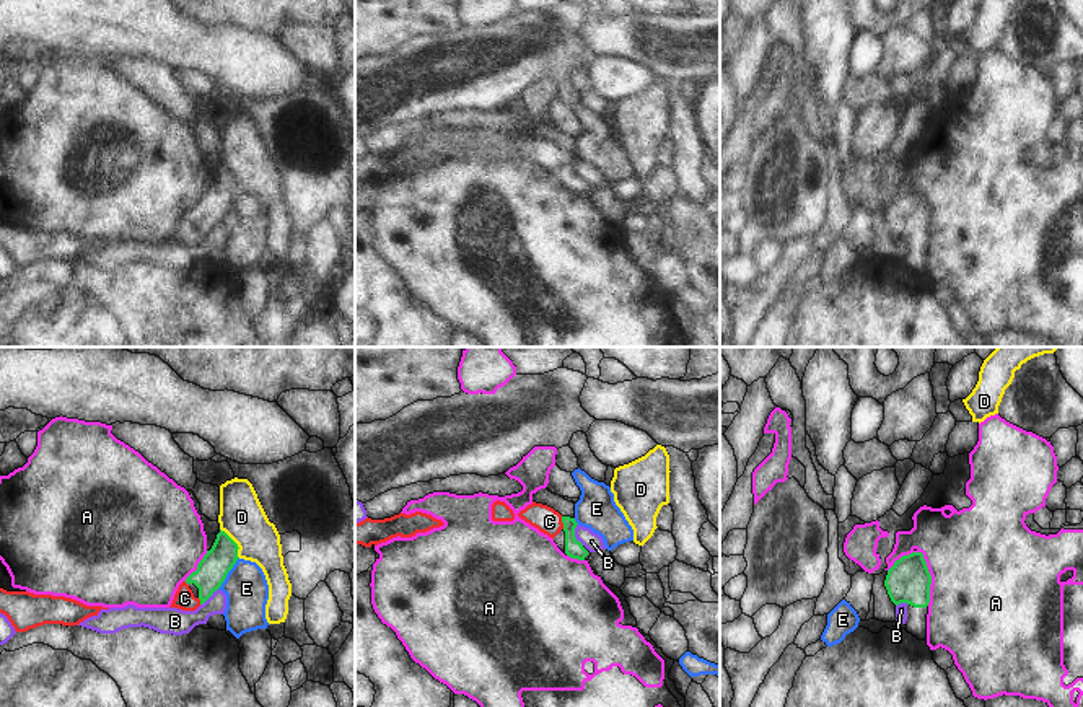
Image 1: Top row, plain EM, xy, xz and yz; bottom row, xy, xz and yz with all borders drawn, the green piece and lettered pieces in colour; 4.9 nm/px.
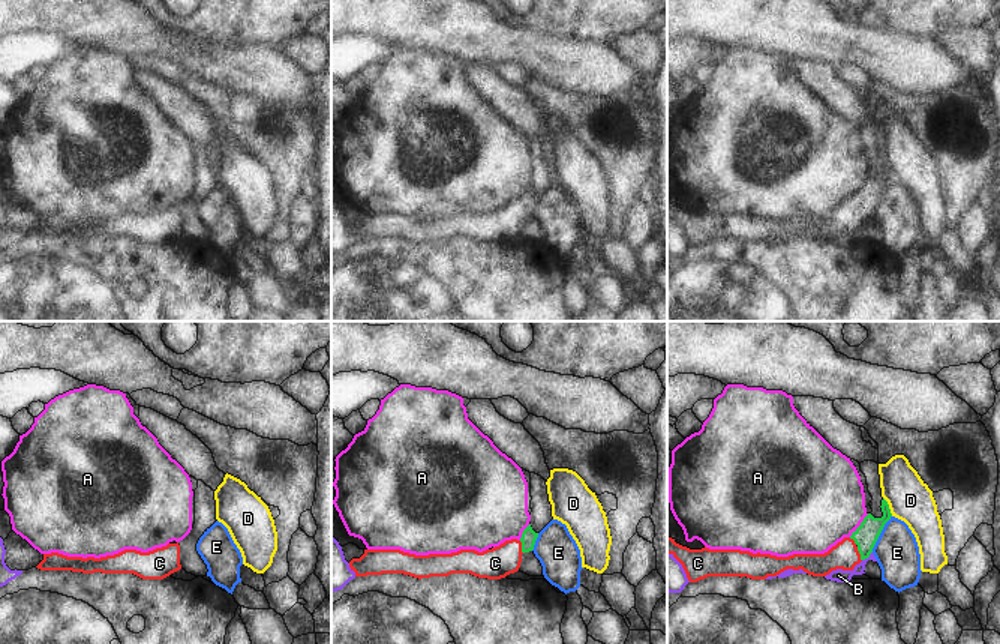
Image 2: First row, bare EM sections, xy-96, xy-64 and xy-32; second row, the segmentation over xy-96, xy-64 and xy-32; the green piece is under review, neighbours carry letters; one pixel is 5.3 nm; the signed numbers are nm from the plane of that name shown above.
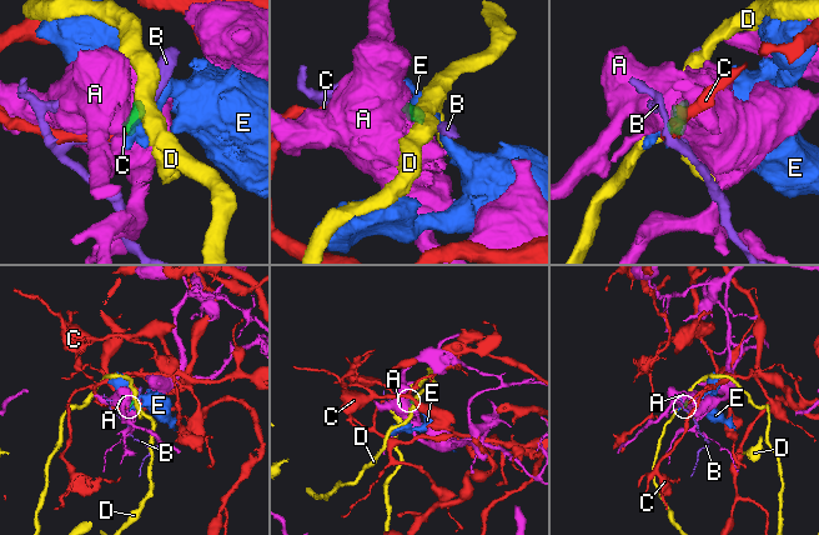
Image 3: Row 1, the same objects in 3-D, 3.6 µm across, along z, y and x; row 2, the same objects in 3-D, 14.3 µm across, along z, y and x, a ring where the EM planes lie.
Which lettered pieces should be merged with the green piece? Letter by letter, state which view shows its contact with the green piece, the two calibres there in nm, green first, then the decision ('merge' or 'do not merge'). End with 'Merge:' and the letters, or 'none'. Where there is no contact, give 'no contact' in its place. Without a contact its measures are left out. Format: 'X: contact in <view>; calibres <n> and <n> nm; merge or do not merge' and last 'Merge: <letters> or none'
A: contact in yz; calibres 220 and 480 nm; do not merge
B: contact in xz; calibres 90 and 90 nm; do not merge
C: contact in xz; calibres 90 and 130 nm; merge
D: contact in xy; calibres 150 and 220 nm; do not merge
E: contact in xy; calibres 150 and 220 nm; do not merge
Merge: C

